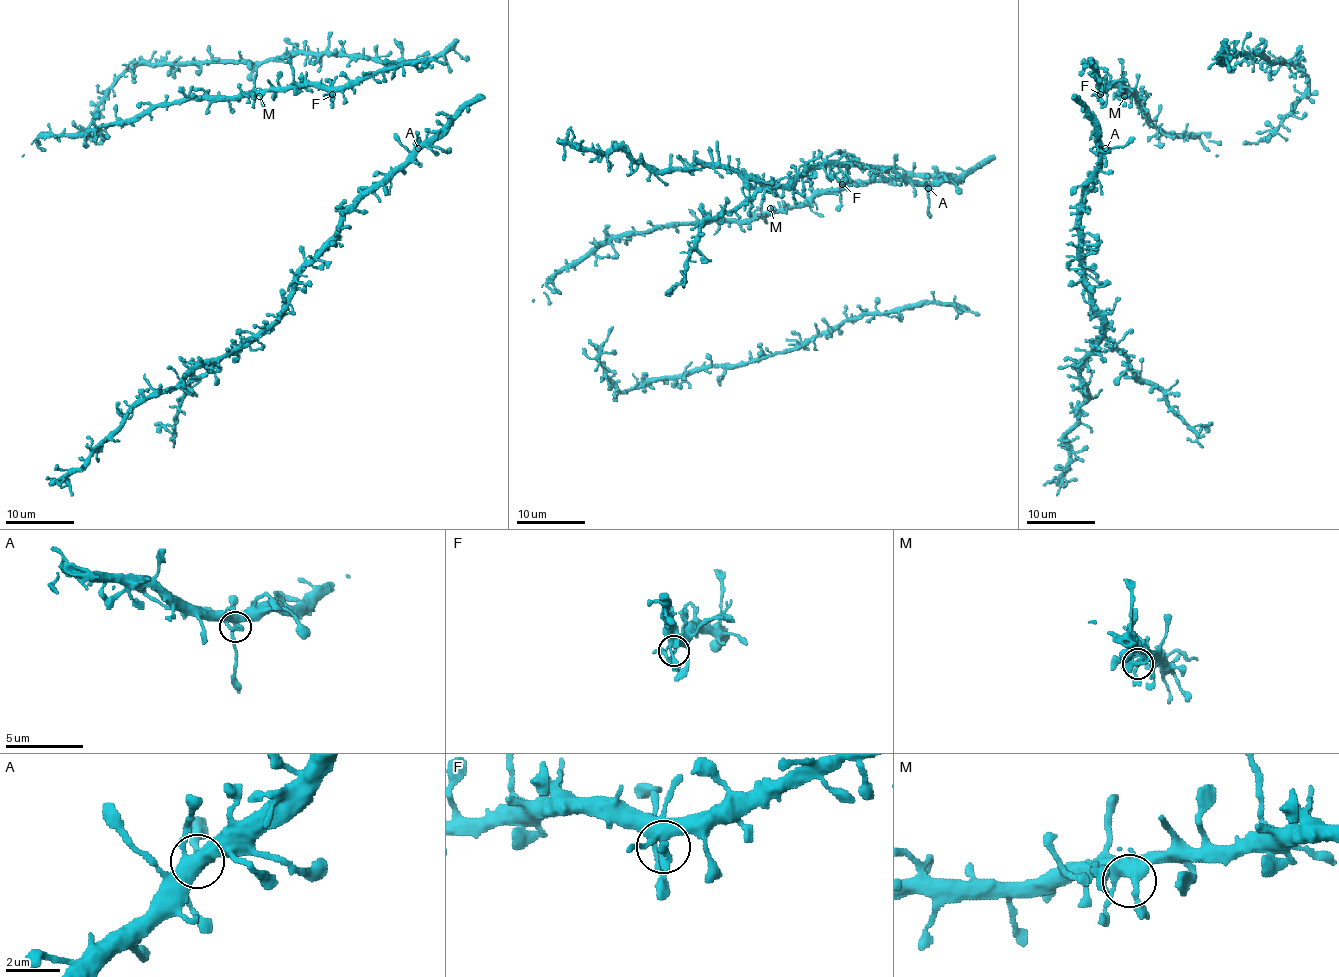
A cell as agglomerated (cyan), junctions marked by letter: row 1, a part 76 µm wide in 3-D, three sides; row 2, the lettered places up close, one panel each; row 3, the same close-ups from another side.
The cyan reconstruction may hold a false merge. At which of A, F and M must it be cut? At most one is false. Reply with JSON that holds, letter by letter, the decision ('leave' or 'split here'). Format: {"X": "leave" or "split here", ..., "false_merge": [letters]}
{"A": "split here", "F": "leave", "M": "leave", "false_merge": ["A"]}

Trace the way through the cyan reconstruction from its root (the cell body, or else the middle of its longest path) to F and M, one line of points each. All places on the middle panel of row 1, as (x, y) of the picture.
F: (799, 208), (818, 194), (834, 192), (842, 184)
M: (799, 208), (770, 208)

